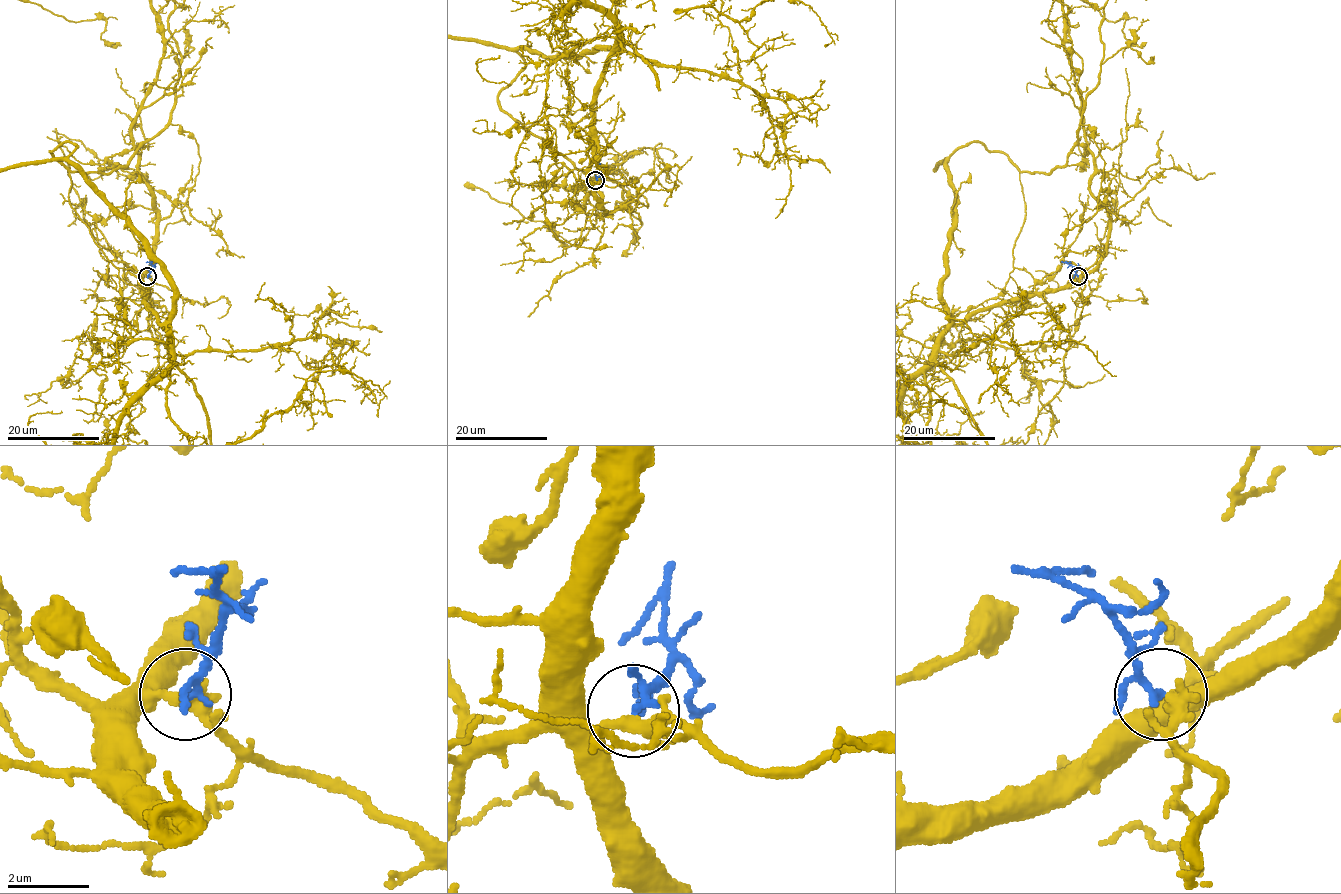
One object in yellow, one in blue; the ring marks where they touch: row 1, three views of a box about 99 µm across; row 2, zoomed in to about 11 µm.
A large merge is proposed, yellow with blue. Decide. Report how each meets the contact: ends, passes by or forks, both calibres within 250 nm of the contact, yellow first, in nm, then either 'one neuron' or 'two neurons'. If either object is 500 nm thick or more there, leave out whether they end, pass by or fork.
yellow forks; blue passes by; calibres 260 and 150 nm; one neuron

